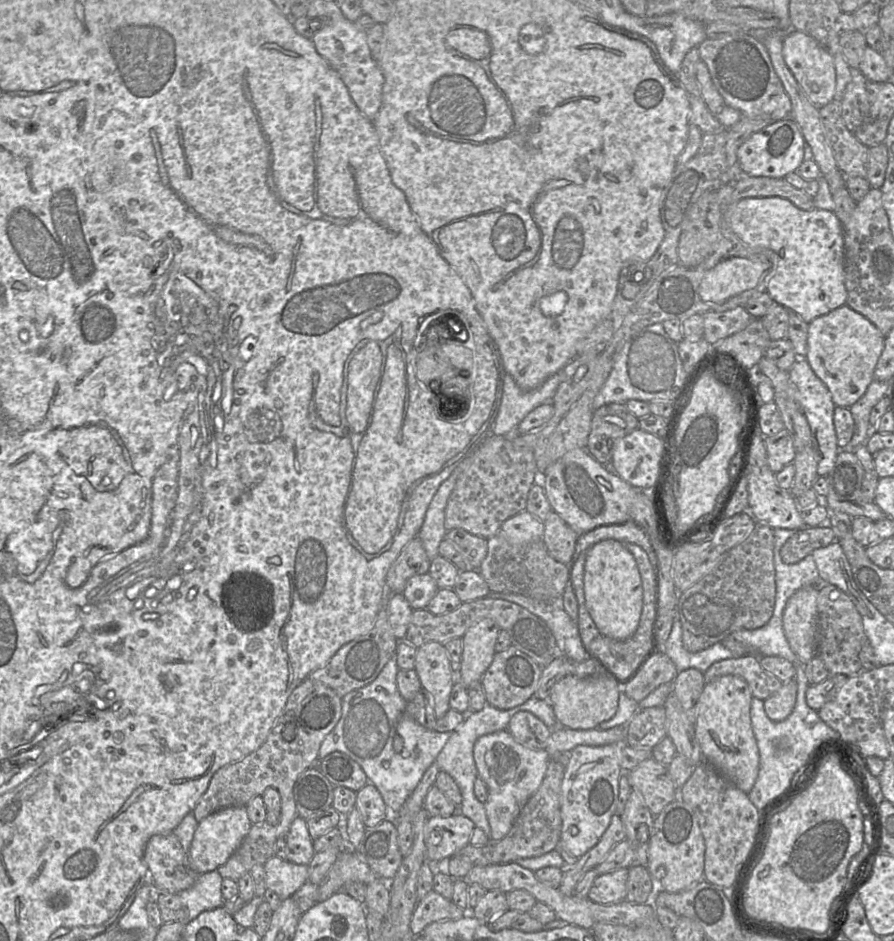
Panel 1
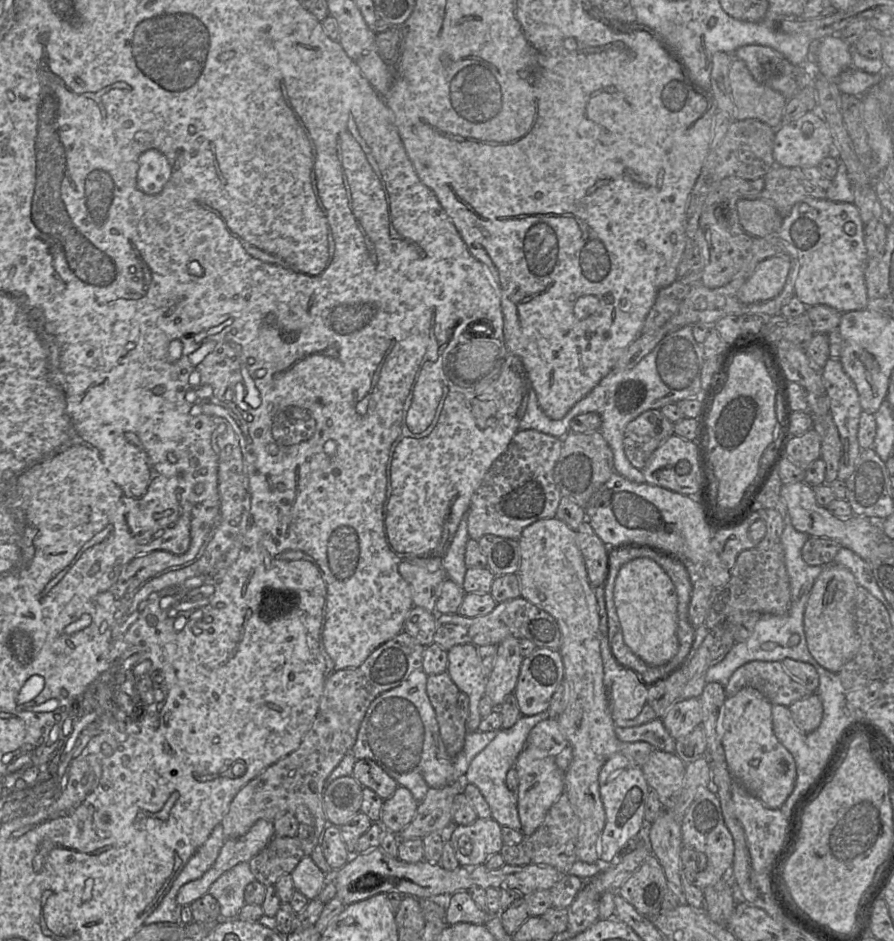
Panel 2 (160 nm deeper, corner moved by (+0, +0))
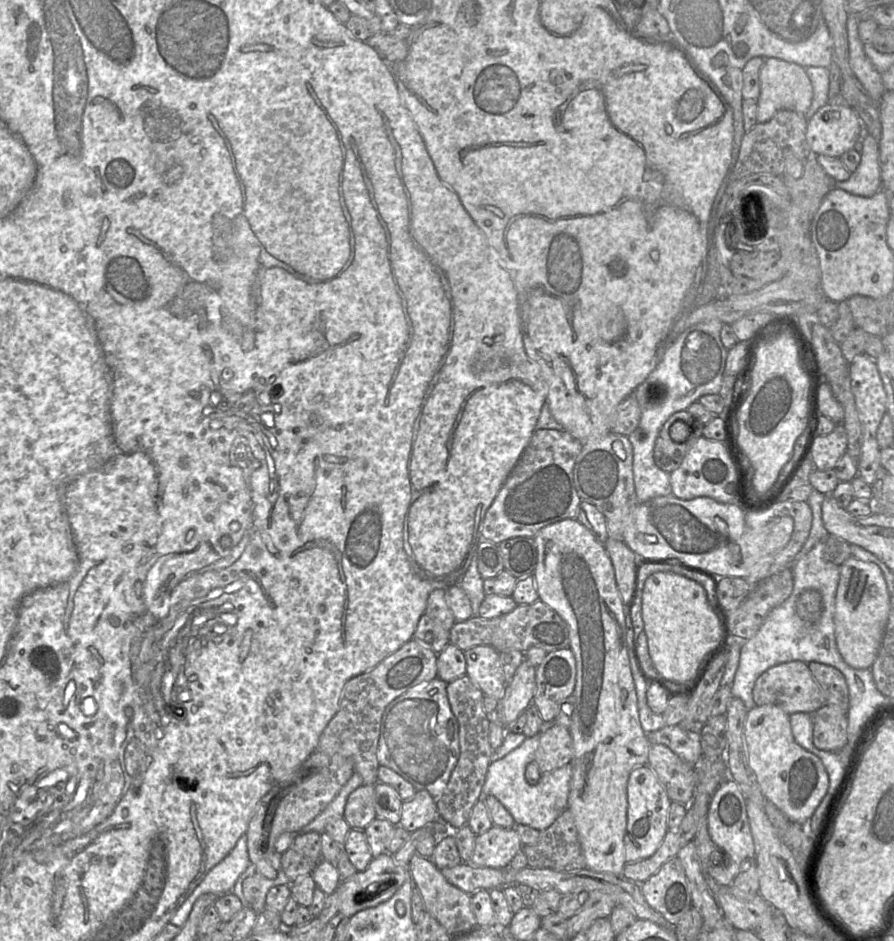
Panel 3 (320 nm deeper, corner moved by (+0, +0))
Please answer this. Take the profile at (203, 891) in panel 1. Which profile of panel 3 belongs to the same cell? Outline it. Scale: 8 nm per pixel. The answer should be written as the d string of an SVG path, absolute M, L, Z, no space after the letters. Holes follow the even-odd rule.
M276 853L271 860L271 866L277 871L277 877L270 879L258 872L258 868L251 863L241 875L246 904L244 908L250 908L258 913L266 909L266 895L274 886L289 884L291 881L281 869L280 853Z

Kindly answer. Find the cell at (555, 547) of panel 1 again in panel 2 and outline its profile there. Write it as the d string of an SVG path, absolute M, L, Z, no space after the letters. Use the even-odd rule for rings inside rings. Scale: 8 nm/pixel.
M585 521L576 530L576 545L579 548L593 587L604 586L608 576L608 547Z

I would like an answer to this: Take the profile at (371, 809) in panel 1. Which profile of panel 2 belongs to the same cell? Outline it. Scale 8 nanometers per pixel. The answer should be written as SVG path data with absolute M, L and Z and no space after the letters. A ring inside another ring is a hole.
M399 786L390 798L384 800L379 822L389 832L398 834L412 821L418 805L410 790Z

